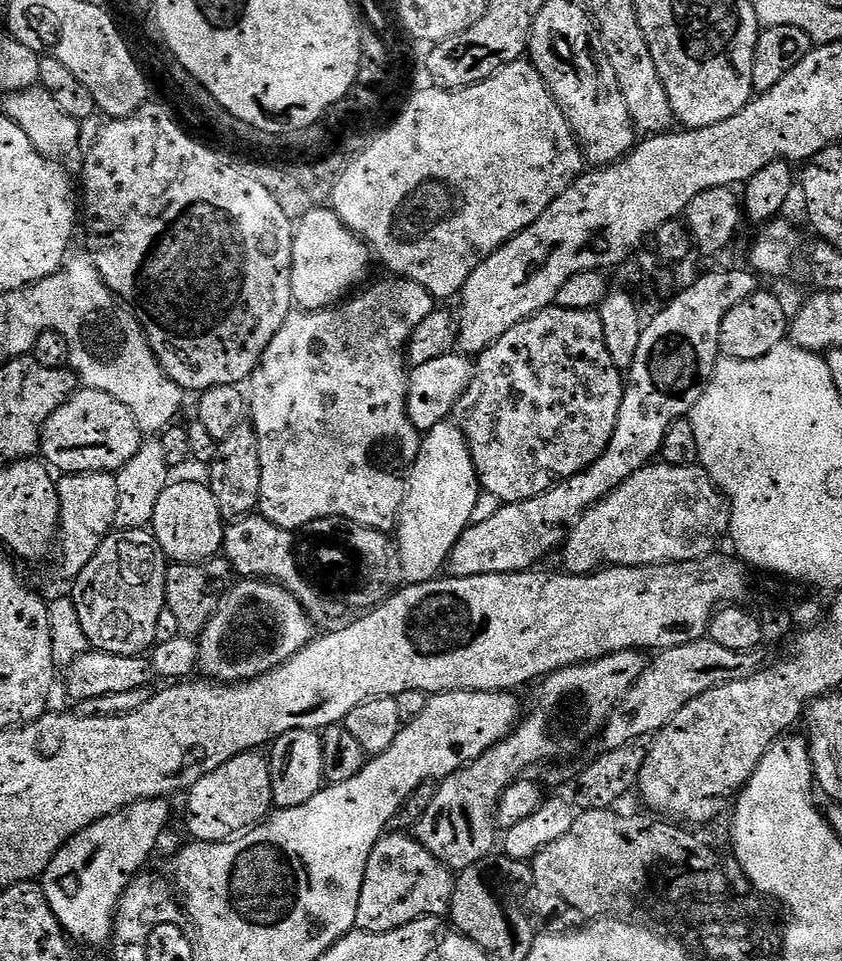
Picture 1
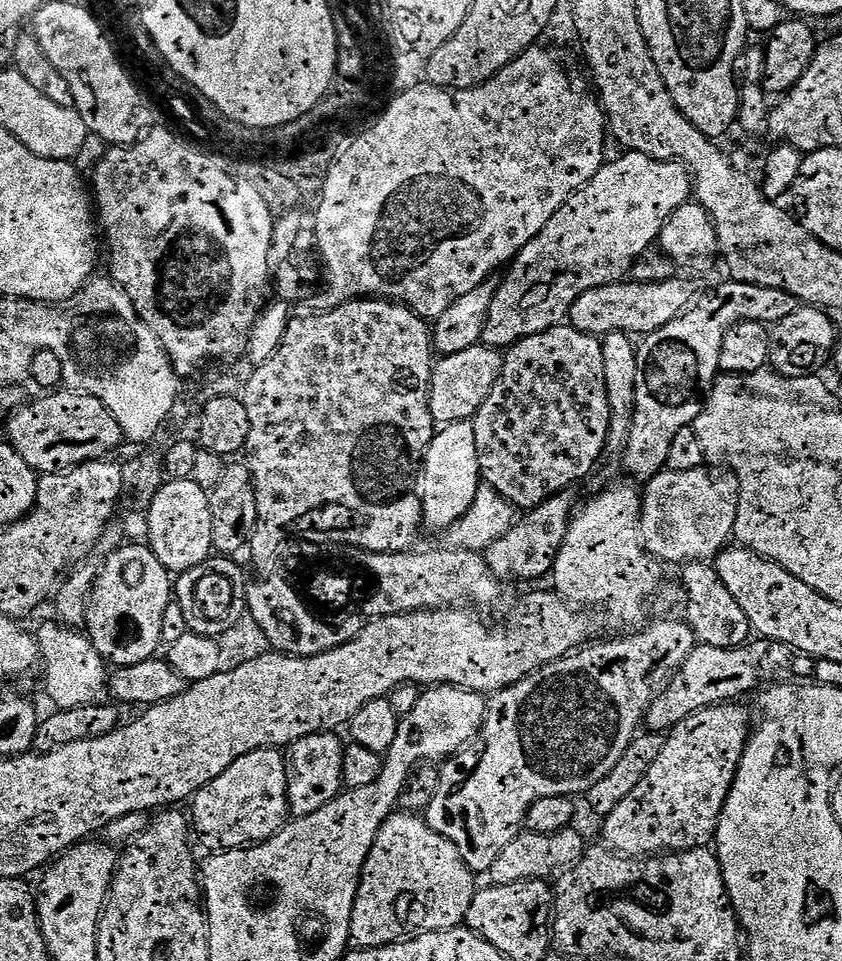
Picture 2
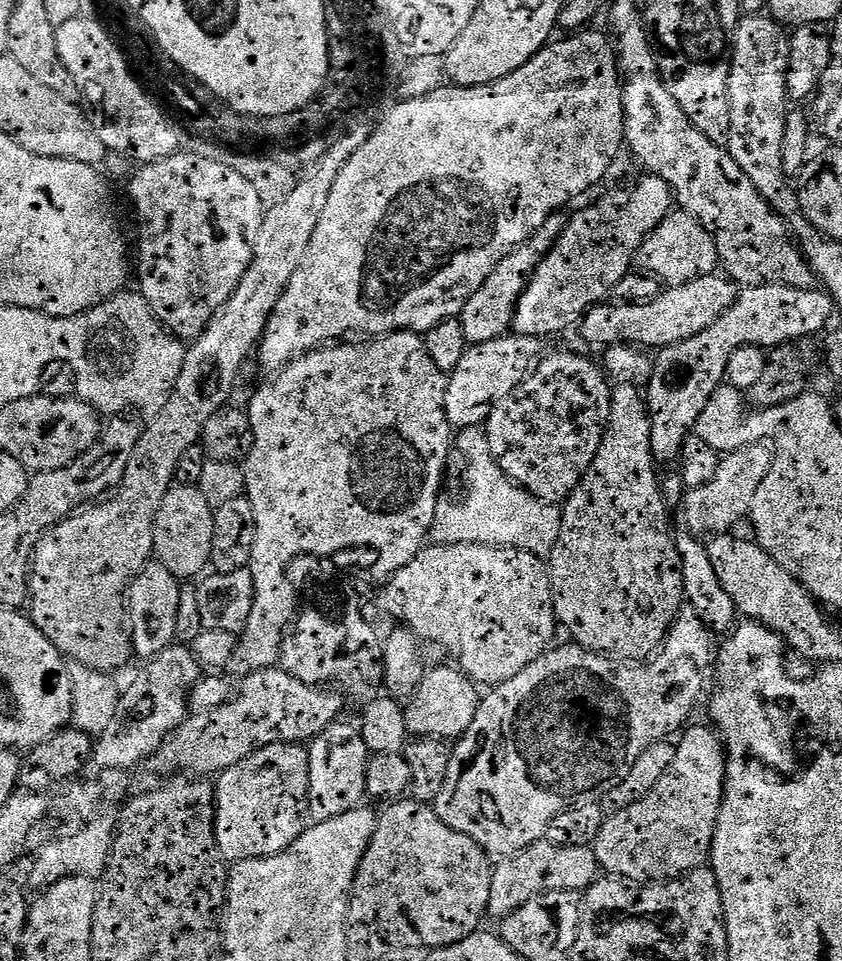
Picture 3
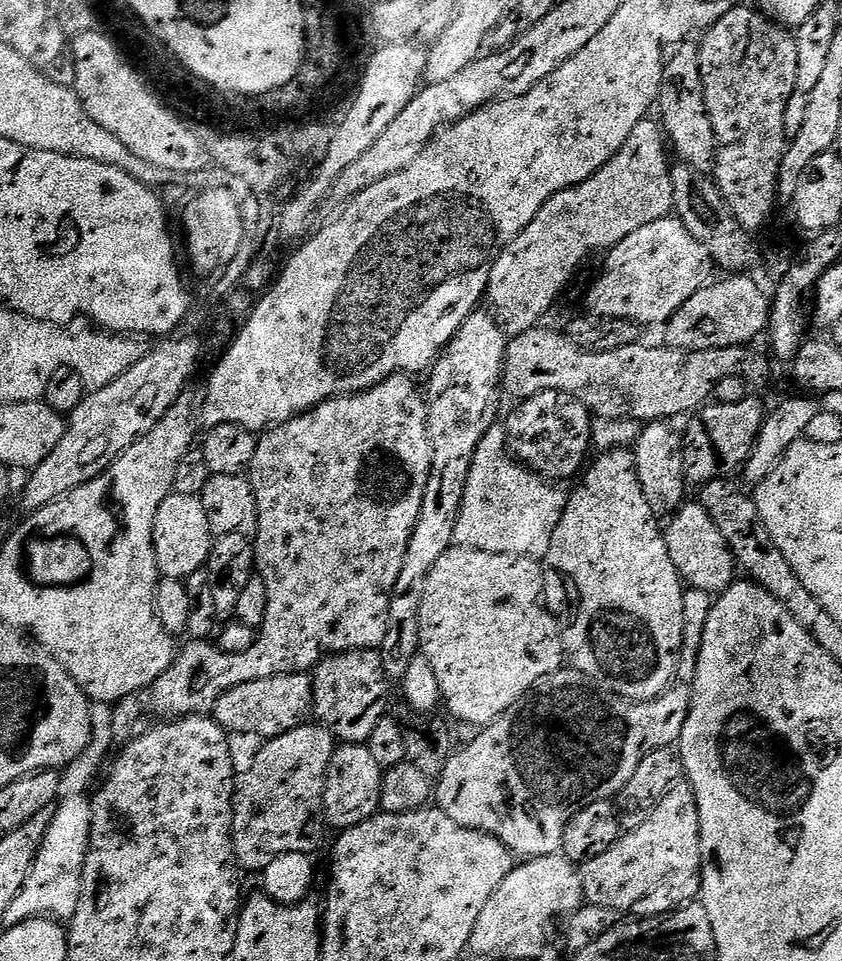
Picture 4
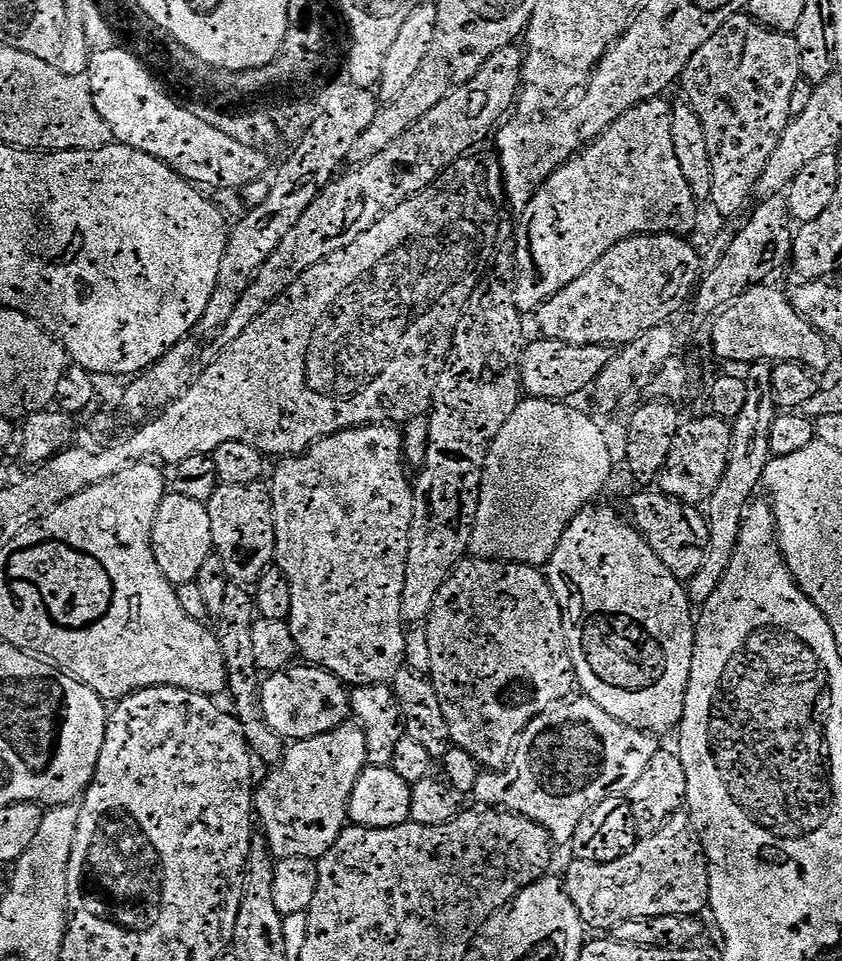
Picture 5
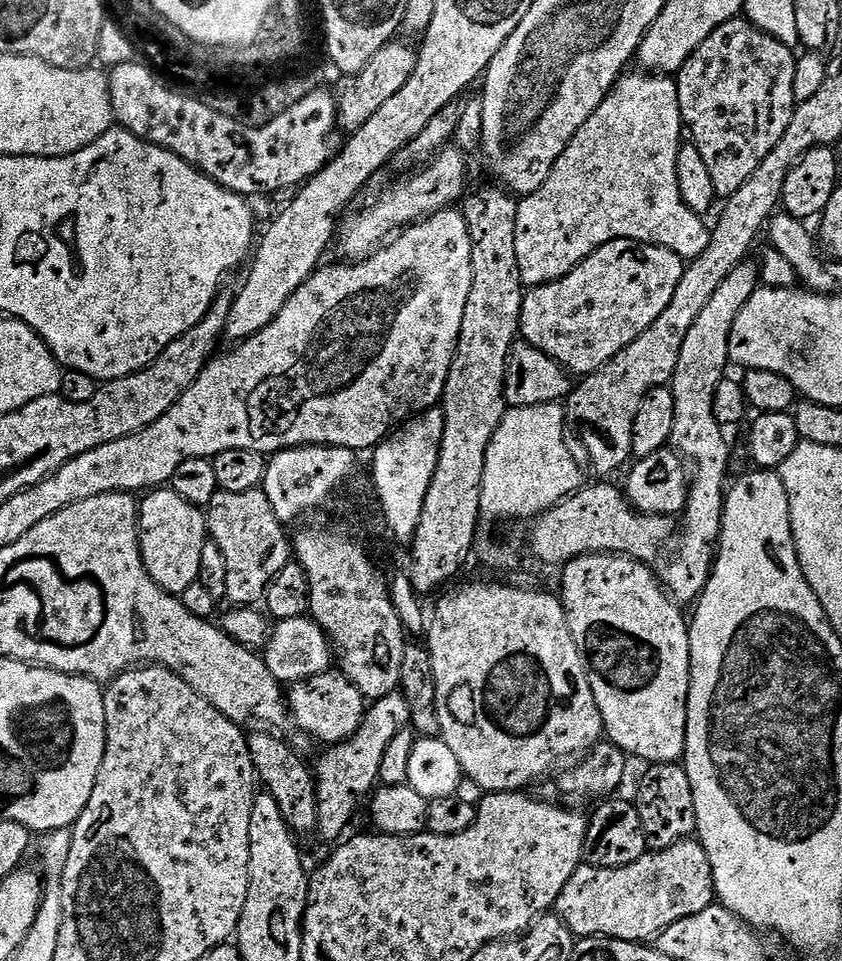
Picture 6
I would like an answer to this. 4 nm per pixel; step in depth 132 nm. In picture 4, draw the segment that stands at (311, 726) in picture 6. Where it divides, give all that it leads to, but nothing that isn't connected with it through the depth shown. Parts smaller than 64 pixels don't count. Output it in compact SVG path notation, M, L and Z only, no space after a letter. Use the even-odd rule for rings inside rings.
M288 673L278 675L274 678L259 679L255 682L246 682L240 686L232 687L225 692L221 692L210 706L210 714L214 720L219 722L224 731L235 734L248 732L256 734L259 739L272 739L289 732L289 730L299 727L305 721L305 716L311 711L312 705L312 684L311 679L303 673Z

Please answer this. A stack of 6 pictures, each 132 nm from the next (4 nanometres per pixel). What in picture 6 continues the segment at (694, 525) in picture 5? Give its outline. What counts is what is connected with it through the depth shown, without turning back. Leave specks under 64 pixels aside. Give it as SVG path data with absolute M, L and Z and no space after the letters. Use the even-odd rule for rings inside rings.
M592 484L581 487L579 492L567 496L562 503L556 505L549 512L531 521L532 533L528 536L528 544L532 552L544 564L557 564L563 566L579 556L593 554L611 554L614 556L628 556L632 560L653 562L664 552L668 543L673 543L678 532L678 524L670 516L648 516L645 512L638 512L628 501L627 495L620 492L612 484Z

